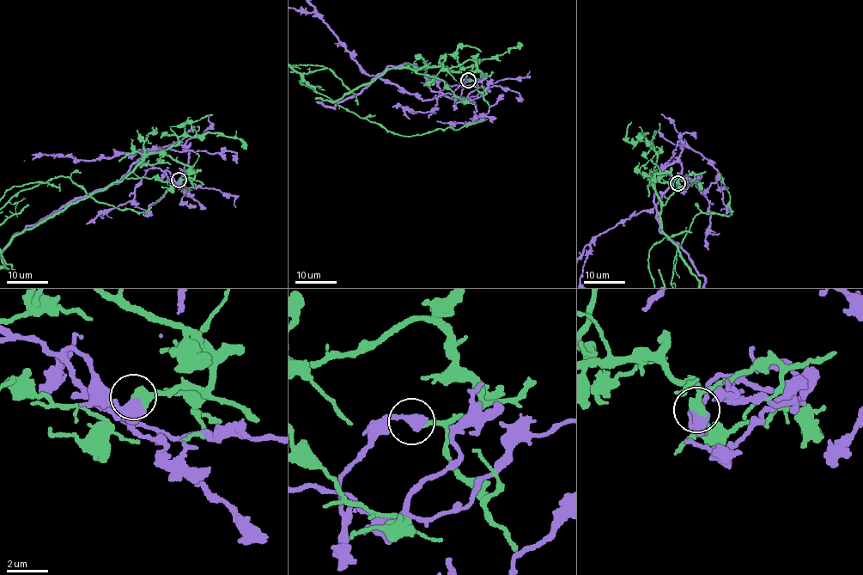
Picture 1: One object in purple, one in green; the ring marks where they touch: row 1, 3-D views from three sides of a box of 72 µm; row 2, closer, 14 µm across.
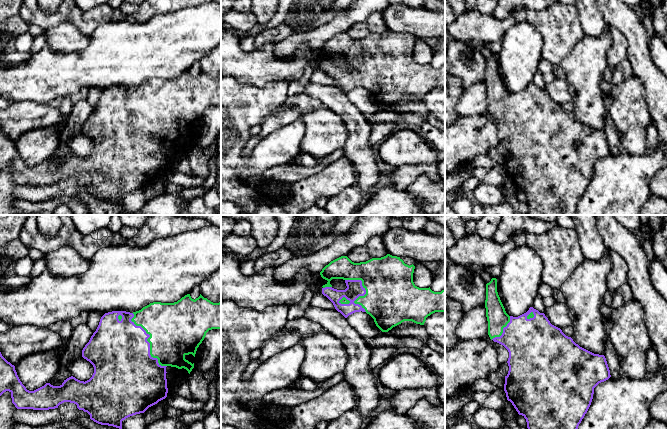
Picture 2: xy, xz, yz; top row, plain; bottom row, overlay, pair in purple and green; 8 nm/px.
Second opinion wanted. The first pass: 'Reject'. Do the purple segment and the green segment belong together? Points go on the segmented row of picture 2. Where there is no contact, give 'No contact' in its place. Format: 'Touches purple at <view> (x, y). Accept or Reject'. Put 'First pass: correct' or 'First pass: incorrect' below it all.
Touches purple at xy (147, 341). Reject
First pass: correct

